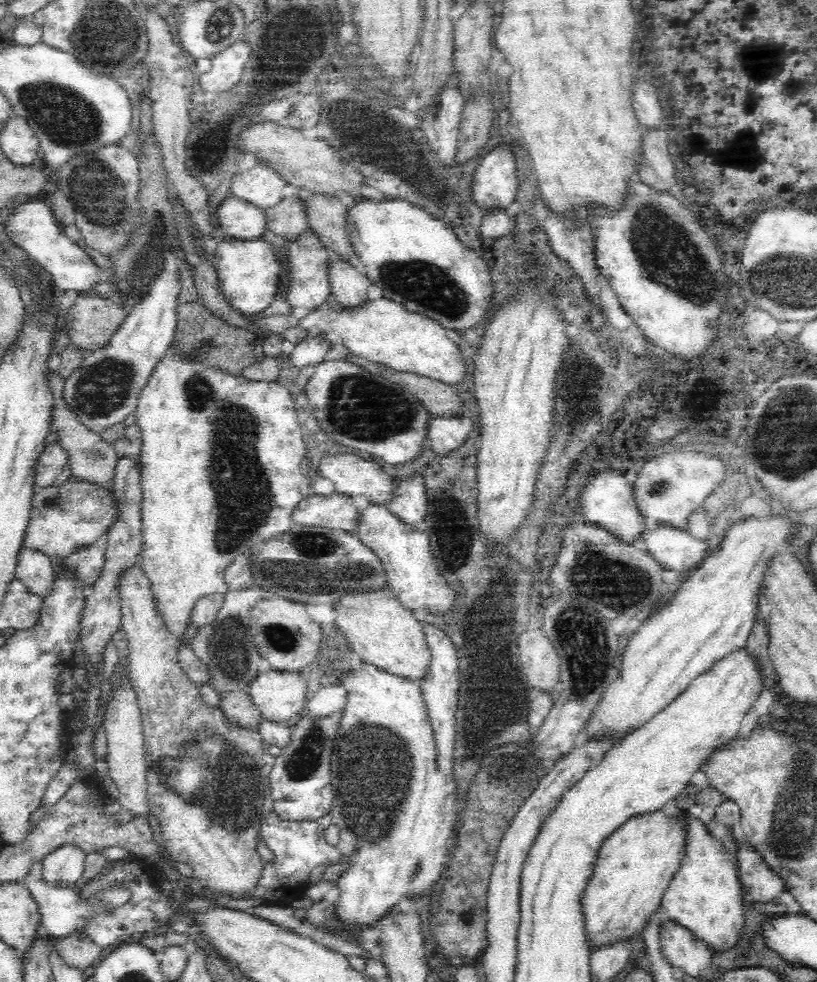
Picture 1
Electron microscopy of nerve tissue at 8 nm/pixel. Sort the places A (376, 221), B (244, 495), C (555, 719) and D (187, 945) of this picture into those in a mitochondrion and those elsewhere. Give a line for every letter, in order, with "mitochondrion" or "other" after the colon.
A: other
B: mitochondrion
C: other
D: other

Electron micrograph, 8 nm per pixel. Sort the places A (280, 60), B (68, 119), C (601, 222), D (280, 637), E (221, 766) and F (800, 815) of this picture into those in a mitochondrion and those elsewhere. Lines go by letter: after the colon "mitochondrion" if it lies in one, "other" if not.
A: mitochondrion
B: mitochondrion
C: other
D: mitochondrion
E: mitochondrion
F: mitochondrion

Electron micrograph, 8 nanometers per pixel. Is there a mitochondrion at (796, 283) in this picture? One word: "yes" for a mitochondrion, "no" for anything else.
yes

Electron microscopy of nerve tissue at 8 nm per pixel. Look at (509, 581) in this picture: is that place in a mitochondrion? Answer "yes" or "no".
no

